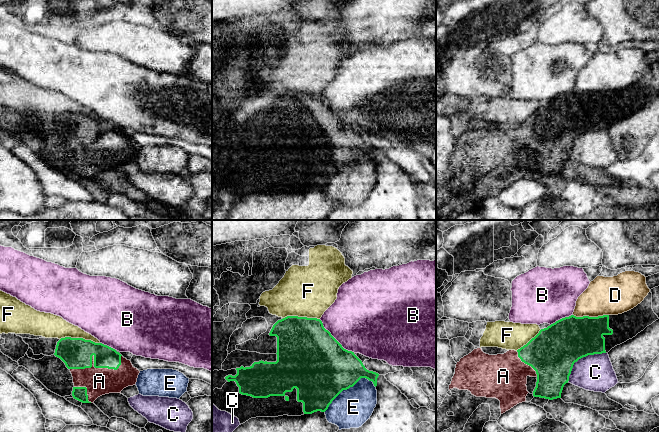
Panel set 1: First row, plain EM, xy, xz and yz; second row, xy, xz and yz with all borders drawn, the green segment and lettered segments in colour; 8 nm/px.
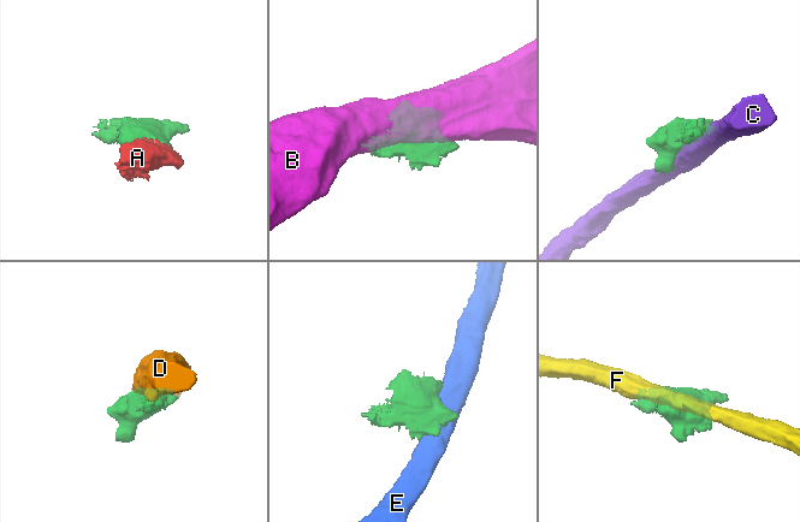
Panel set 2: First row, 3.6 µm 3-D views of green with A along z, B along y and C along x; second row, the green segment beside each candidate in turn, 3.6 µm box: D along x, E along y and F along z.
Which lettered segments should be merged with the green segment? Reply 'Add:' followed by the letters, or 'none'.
Add: A

